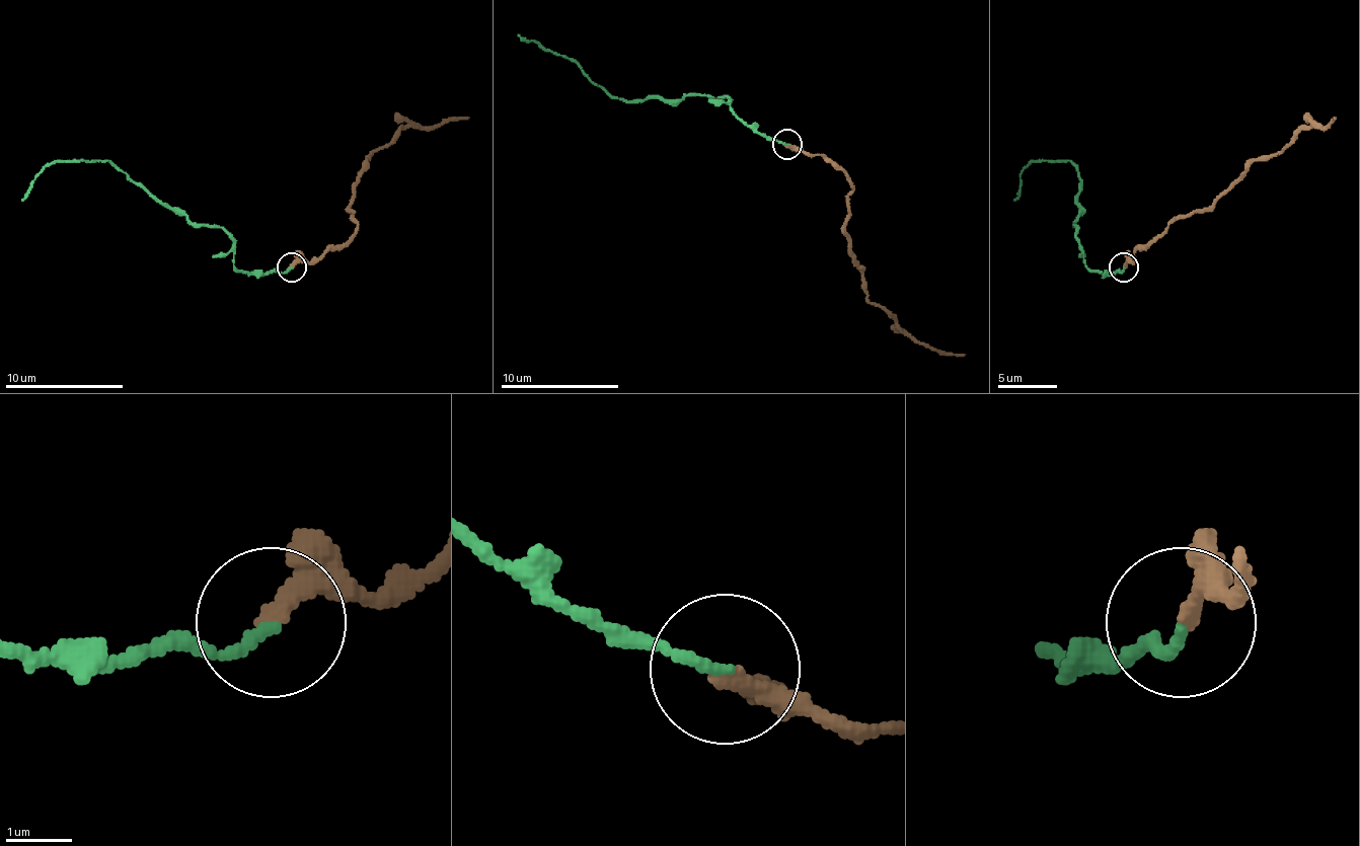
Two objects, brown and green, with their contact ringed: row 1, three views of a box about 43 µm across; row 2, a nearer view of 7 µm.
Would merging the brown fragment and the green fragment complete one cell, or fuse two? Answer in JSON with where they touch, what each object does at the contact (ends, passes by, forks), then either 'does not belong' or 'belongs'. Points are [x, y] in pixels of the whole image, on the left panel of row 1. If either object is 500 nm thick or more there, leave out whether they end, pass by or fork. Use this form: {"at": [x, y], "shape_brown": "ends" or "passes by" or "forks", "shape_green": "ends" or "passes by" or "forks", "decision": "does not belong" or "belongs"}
{"at": [291, 266], "shape_brown": "ends", "shape_green": "ends", "decision": "does not belong"}

